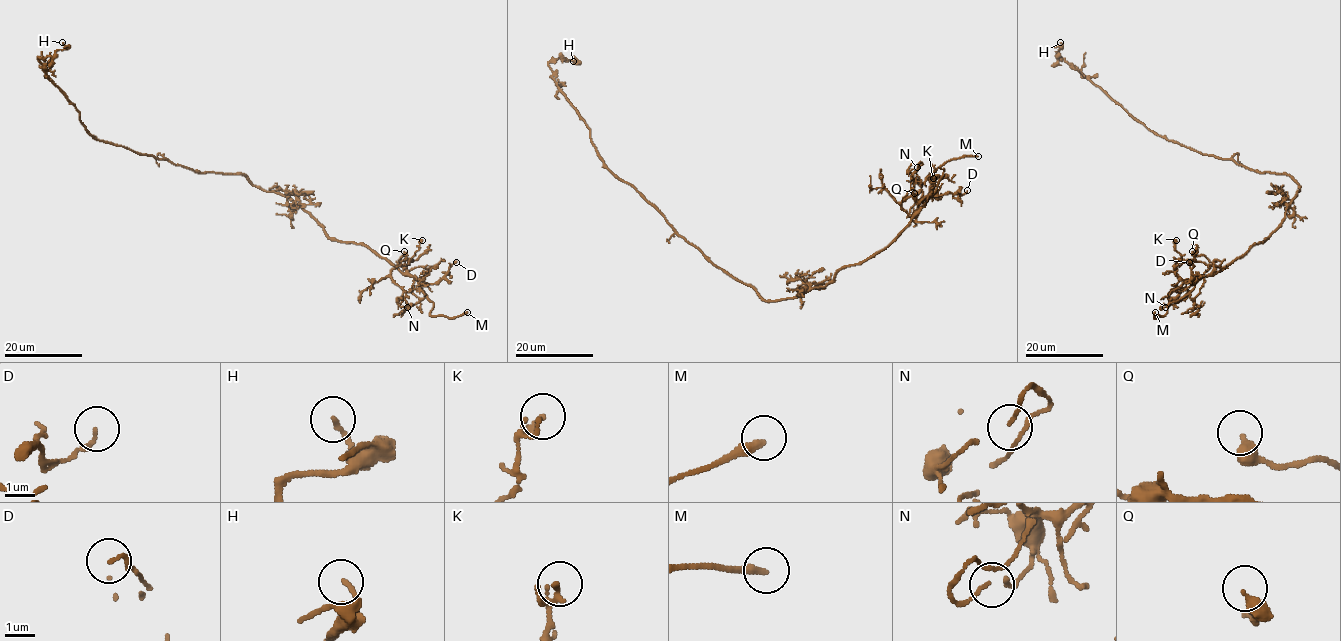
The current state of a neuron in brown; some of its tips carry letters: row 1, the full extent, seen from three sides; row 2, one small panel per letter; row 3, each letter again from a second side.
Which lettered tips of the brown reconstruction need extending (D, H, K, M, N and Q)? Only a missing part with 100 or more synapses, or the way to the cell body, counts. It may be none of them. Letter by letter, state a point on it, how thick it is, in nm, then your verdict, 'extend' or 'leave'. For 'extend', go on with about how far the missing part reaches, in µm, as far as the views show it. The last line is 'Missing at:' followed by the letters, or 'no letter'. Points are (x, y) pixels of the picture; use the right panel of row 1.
D: at (1189, 262); 140 nm thick; leave
H: at (1060, 42); 140 nm thick; leave
K: at (1176, 240); 100 nm thick; leave
M: at (1155, 312); 280 nm thick; extend; about 20 µm are missing
N: at (1165, 307); 100 nm thick; leave
Q: at (1192, 251); 280 nm thick; leave
Missing at: M

